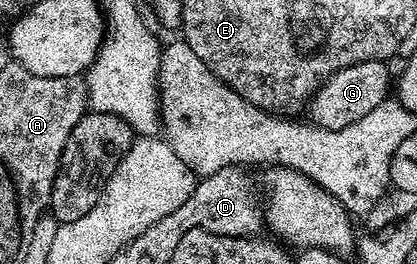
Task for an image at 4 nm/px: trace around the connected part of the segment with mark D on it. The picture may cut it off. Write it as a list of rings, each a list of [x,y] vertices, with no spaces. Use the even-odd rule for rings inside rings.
[[[240,166],[225,167],[207,177],[198,180],[197,187],[191,197],[179,205],[178,209],[166,215],[166,219],[173,219],[177,223],[177,231],[169,231],[169,239],[173,239],[176,248],[185,233],[191,229],[201,228],[219,236],[254,236],[264,226],[264,212],[260,200],[255,195],[252,179]]]

